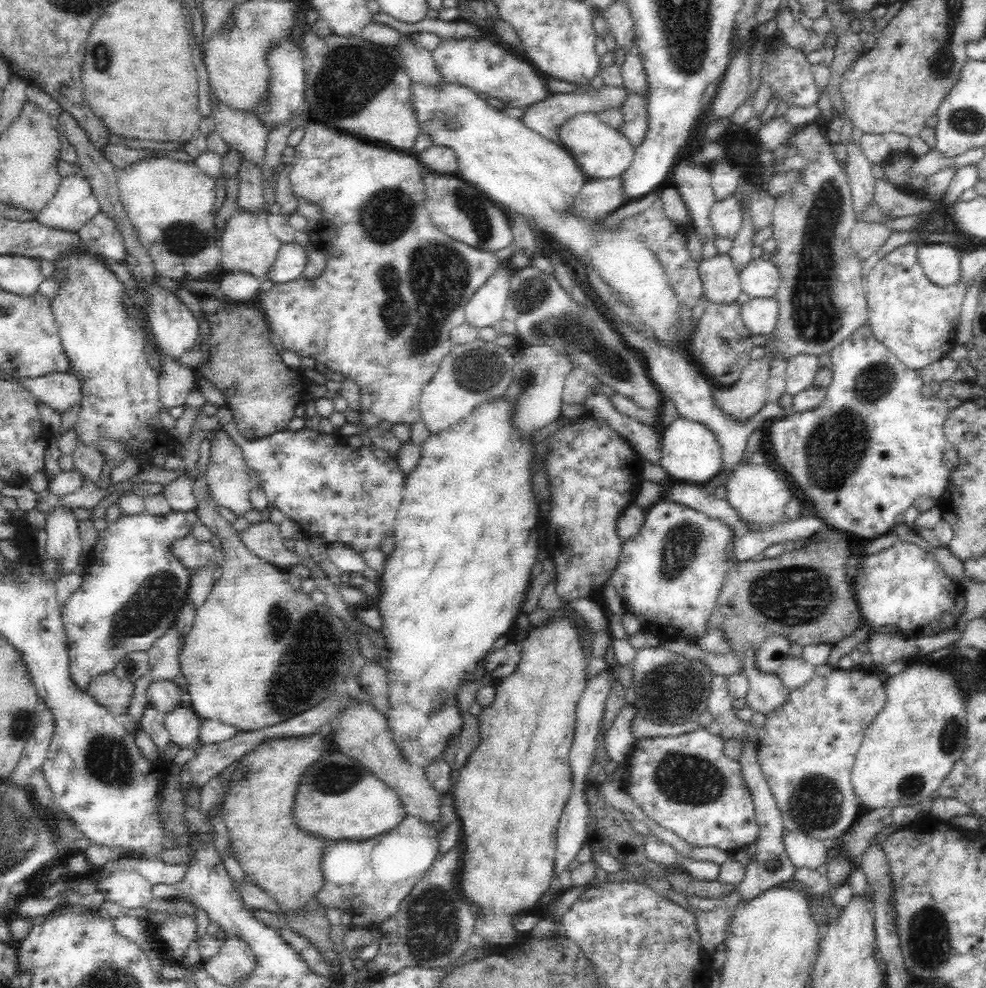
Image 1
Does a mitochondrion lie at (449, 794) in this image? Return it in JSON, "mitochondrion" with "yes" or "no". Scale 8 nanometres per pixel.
{"mitochondrion":"no"}

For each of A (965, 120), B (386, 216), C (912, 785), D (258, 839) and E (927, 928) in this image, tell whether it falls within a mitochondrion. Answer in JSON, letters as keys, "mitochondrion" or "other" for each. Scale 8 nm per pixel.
{"A":"mitochondrion","B":"mitochondrion","C":"mitochondrion","D":"other","E":"mitochondrion"}

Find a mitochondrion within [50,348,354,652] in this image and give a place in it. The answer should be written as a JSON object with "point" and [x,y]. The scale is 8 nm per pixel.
{"point":[158,593]}

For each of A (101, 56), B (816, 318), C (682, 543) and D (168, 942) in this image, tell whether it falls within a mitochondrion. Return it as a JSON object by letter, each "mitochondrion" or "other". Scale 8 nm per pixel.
{"A":"mitochondrion","B":"mitochondrion","C":"mitochondrion","D":"other"}

